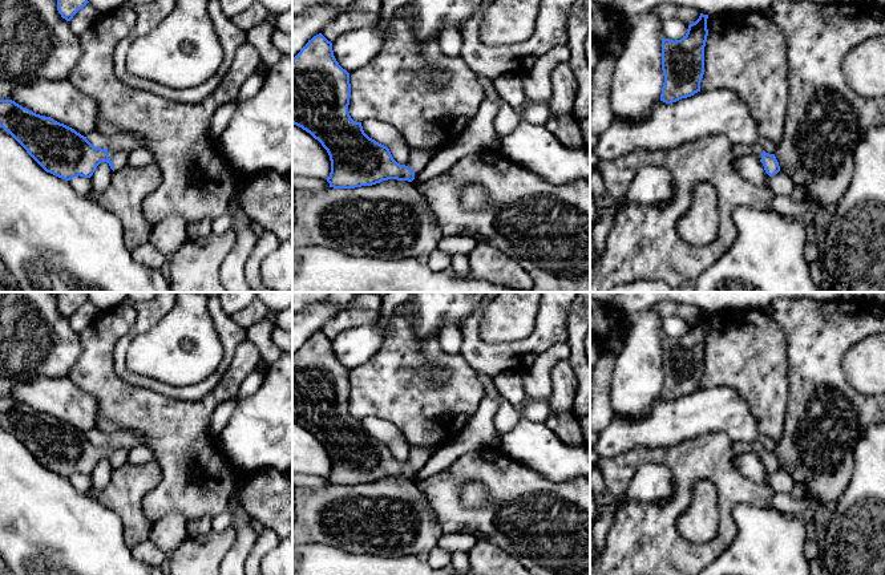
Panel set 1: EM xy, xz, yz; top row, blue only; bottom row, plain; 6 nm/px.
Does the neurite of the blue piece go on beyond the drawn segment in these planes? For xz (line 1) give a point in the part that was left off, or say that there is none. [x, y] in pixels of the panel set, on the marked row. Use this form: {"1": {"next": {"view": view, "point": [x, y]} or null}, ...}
{"1": {"next": {"view": "xz", "point": [419, 158]}}}

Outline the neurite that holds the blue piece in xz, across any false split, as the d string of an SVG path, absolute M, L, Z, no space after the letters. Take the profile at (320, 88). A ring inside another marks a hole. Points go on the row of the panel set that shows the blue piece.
M322 33L314 36L292 58L292 123L310 133L327 150L331 161L331 173L327 178L330 187L355 189L388 179L412 182L441 150L424 151L411 147L408 162L397 163L387 146L369 138L361 122L351 118L349 98L349 73L336 61L332 42Z

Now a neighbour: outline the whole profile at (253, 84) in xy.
M256 69L241 86L238 101L247 100L255 96L263 85L263 77L260 72Z

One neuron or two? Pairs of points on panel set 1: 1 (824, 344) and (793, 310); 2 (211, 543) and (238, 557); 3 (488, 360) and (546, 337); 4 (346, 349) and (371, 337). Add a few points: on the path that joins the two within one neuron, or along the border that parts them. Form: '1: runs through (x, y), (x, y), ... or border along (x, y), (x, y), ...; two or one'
1: runs through (819, 336), (800, 318); one
2: border along (233, 526), (237, 539), (221, 561); two
3: runs through (502, 356), (513, 349), (532, 344); one
4: runs through (352, 348), (364, 341); one

